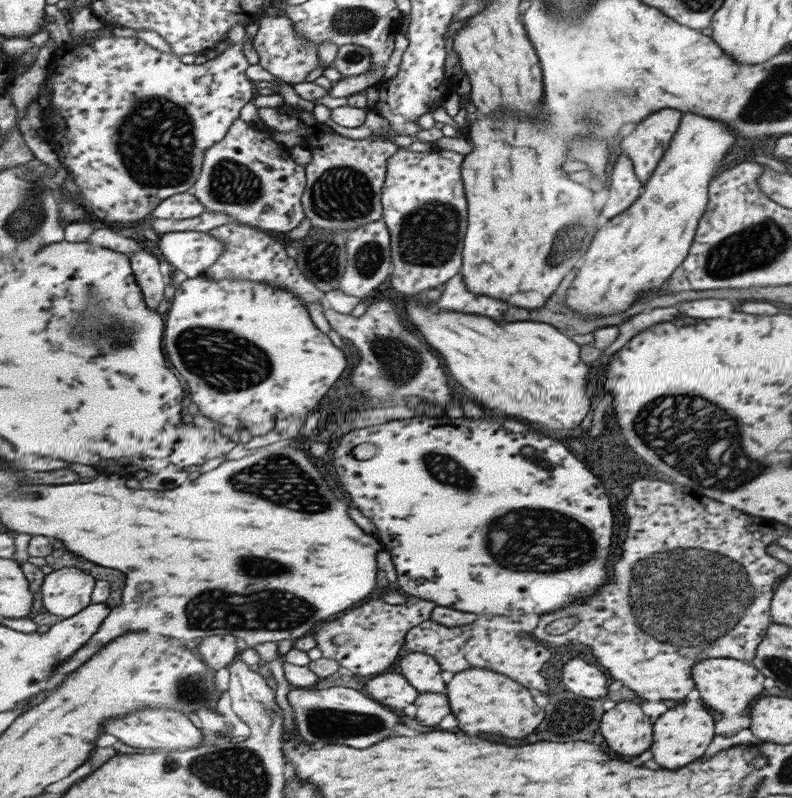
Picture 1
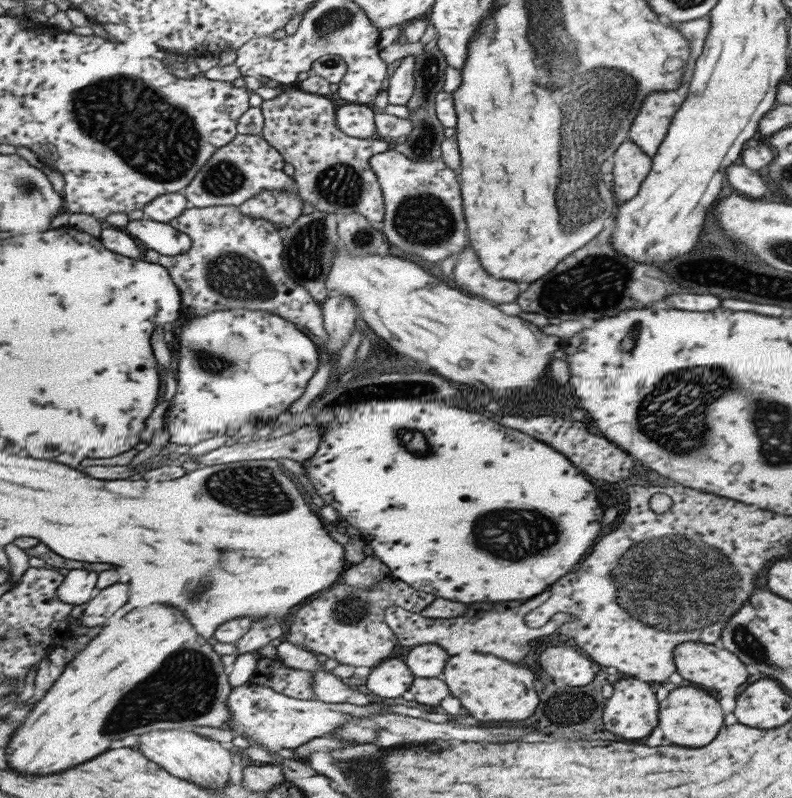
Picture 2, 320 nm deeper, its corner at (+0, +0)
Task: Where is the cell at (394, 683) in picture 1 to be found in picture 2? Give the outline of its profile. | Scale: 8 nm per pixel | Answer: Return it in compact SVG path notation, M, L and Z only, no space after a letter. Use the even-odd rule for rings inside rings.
M387 658L366 676L366 687L379 698L397 698L412 685L414 676L403 659Z

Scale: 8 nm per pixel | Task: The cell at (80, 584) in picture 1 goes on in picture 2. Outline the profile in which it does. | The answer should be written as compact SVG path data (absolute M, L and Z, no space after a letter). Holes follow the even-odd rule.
M87 569L71 570L66 575L62 586L58 588L58 596L69 604L88 603L97 592L99 574Z

